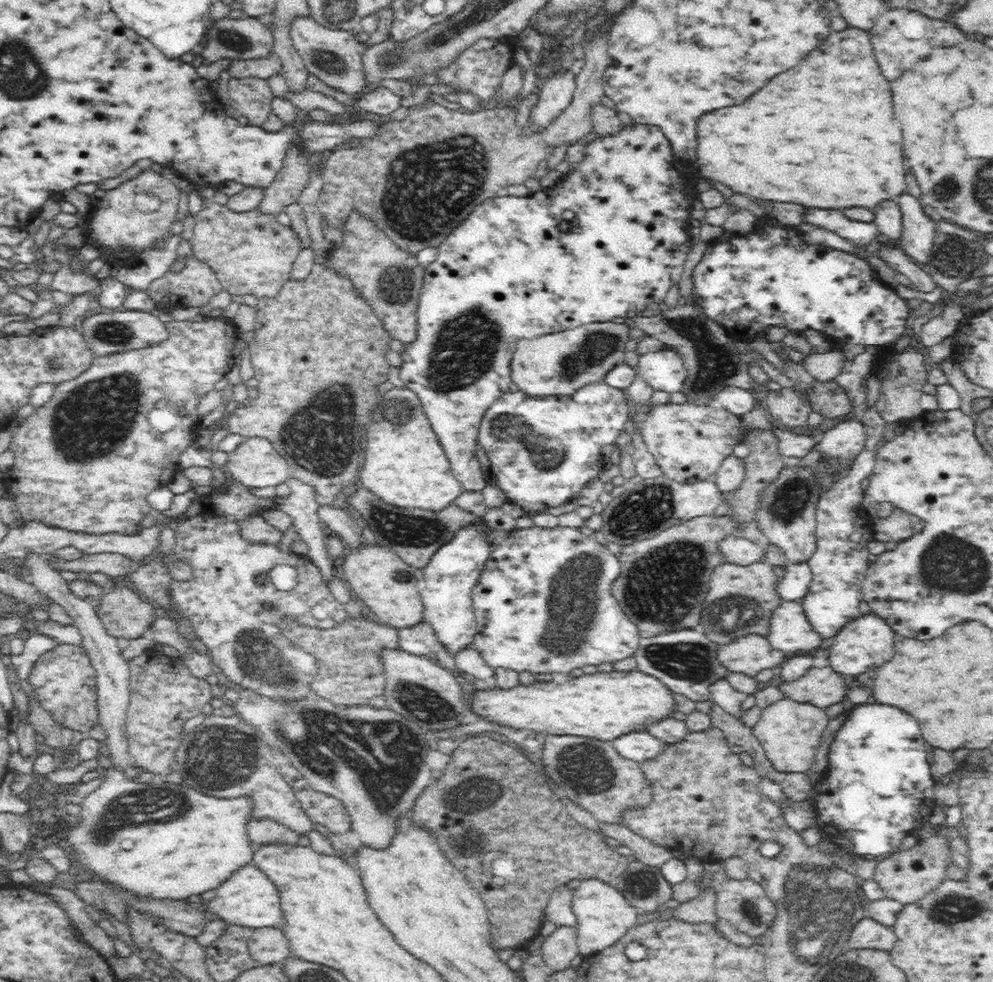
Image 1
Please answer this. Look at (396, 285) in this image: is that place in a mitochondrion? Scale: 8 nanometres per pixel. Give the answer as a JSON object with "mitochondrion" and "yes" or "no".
{"mitochondrion":"yes"}

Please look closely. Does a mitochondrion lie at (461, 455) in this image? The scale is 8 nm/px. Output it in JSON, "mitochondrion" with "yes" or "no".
{"mitochondrion":"no"}

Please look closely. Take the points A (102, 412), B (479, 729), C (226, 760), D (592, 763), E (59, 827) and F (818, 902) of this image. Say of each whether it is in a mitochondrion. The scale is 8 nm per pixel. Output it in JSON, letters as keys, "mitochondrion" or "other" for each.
{"A":"mitochondrion","B":"other","C":"mitochondrion","D":"mitochondrion","E":"other","F":"mitochondrion"}

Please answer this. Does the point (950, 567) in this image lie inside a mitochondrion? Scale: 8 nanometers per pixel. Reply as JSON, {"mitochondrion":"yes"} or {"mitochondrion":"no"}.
{"mitochondrion":"yes"}

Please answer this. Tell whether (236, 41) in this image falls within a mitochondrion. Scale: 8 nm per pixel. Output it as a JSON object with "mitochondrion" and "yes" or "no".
{"mitochondrion":"yes"}

